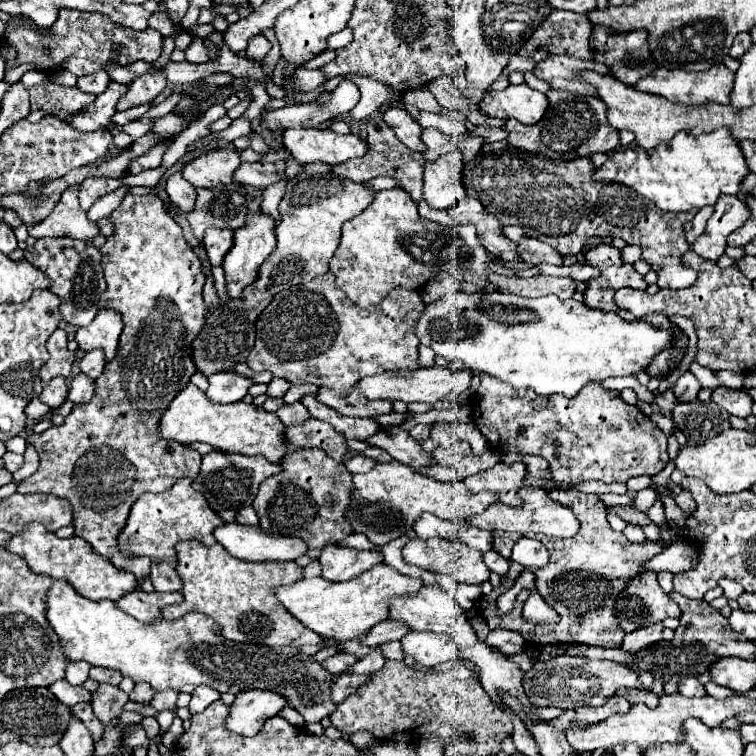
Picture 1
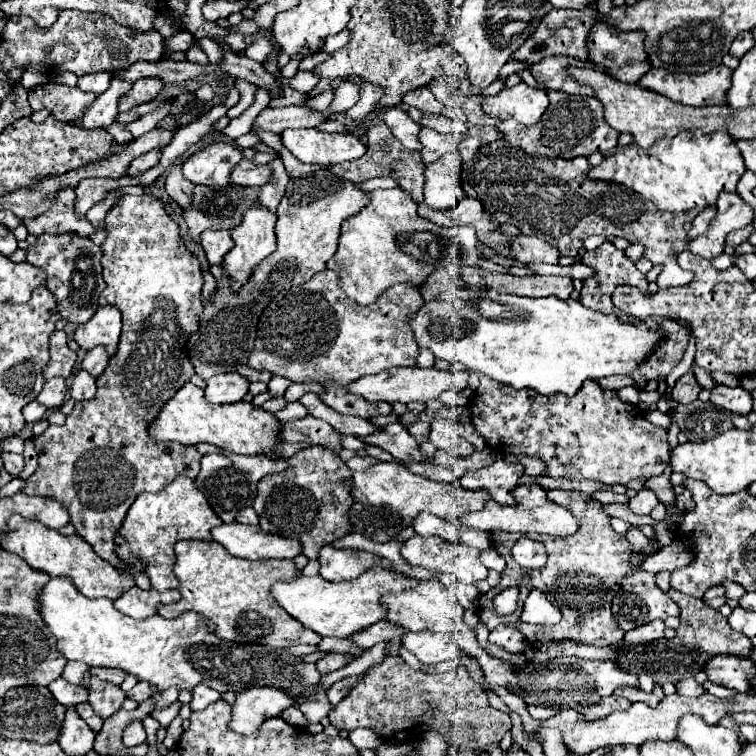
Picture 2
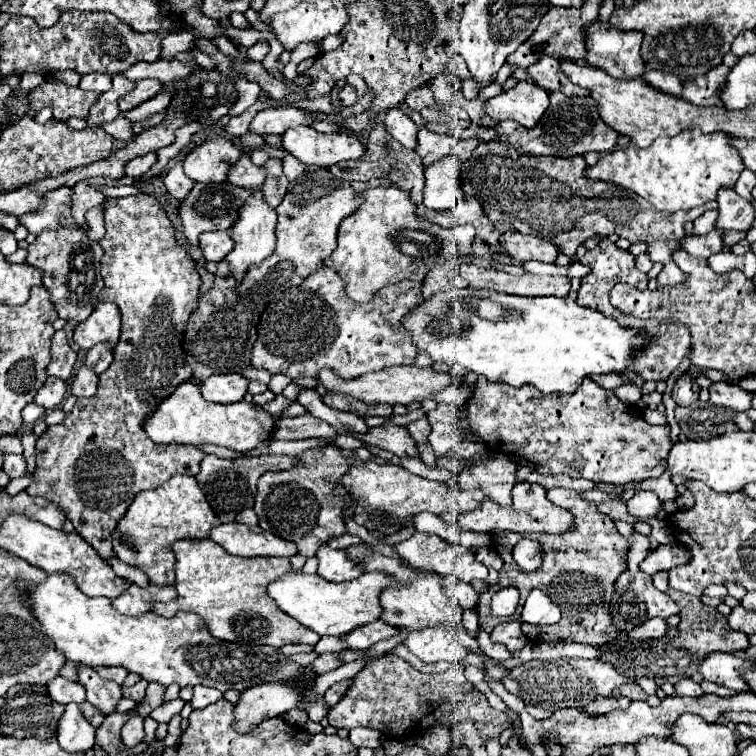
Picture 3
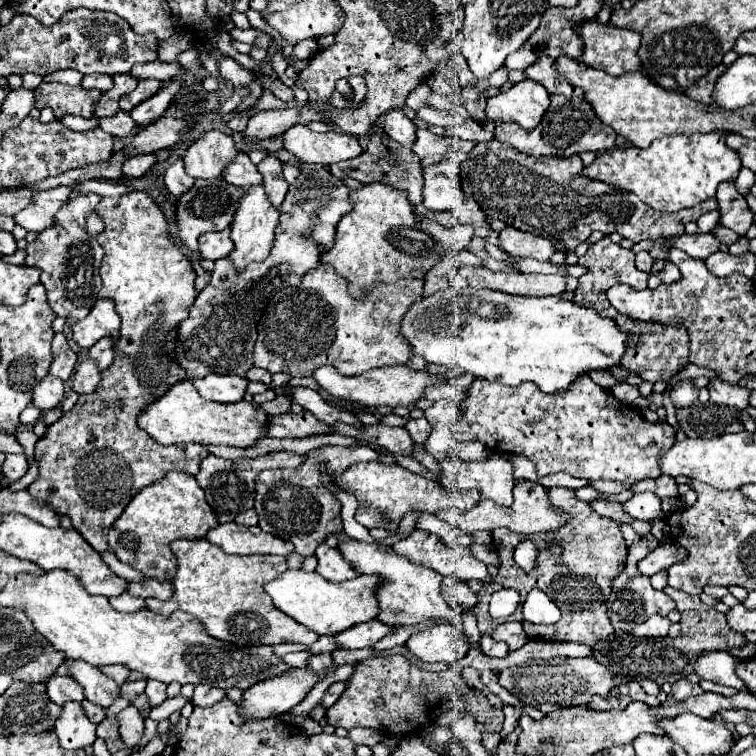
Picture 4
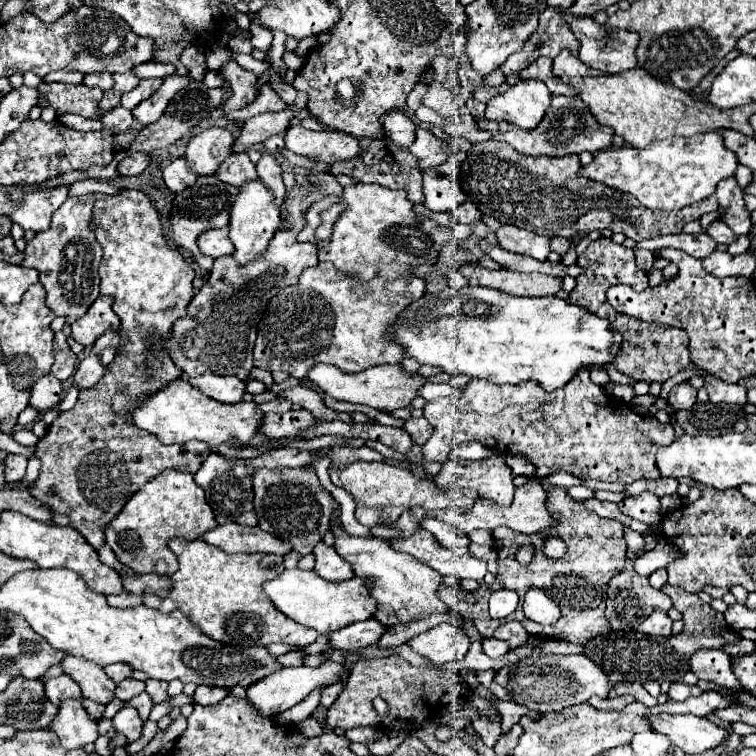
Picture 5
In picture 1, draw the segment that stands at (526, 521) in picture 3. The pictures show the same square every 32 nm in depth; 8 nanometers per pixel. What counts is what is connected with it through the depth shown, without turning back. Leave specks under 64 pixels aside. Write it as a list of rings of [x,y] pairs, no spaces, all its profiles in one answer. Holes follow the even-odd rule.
[[[526,486],[526,488],[518,490],[518,498],[522,500],[522,506],[518,506],[518,508],[512,508],[512,506],[506,506],[506,504],[490,504],[482,514],[468,516],[466,522],[470,526],[482,528],[482,530],[490,530],[490,532],[492,530],[506,530],[506,532],[518,532],[522,536],[526,536],[530,532],[542,532],[546,536],[570,538],[578,532],[578,520],[572,514],[572,510],[566,508],[566,506],[556,504],[554,500],[550,500],[546,490]]]

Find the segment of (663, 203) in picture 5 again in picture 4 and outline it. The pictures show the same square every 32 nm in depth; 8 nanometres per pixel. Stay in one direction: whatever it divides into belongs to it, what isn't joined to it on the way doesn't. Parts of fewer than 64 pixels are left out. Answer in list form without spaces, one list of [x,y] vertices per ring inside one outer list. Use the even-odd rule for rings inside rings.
[[[708,132],[662,138],[652,142],[646,150],[636,146],[612,148],[604,154],[598,154],[596,160],[582,170],[582,176],[632,192],[654,210],[678,212],[712,198],[720,182],[736,180],[738,170],[740,158],[726,146],[724,132]]]

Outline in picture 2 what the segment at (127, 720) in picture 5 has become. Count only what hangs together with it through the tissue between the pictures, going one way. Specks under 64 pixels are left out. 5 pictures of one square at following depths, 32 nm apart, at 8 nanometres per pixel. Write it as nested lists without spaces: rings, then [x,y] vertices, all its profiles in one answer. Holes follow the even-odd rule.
[[[132,720],[126,728],[124,728],[124,744],[126,746],[136,746],[146,742],[146,732],[142,726],[142,720]]]

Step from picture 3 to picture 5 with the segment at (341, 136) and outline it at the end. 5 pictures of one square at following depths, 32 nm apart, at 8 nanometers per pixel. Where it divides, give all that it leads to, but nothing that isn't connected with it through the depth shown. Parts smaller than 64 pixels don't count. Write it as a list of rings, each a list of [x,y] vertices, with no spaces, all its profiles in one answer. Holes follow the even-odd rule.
[[[302,126],[288,128],[286,148],[302,156],[316,156],[320,162],[326,162],[326,164],[354,158],[360,152],[358,140],[354,136],[348,136],[338,130],[314,132]]]

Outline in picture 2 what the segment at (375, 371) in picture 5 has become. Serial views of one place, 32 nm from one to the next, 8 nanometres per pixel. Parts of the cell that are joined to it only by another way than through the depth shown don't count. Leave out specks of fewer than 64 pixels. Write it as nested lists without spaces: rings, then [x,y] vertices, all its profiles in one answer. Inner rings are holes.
[[[414,366],[414,368],[388,368],[388,370],[382,370],[378,374],[362,376],[358,380],[350,382],[346,386],[346,390],[350,394],[356,394],[356,396],[368,400],[368,402],[388,402],[388,404],[402,402],[402,404],[410,404],[414,400],[428,402],[428,400],[434,400],[444,390],[464,390],[466,386],[468,386],[468,372],[452,374],[448,370]]]

